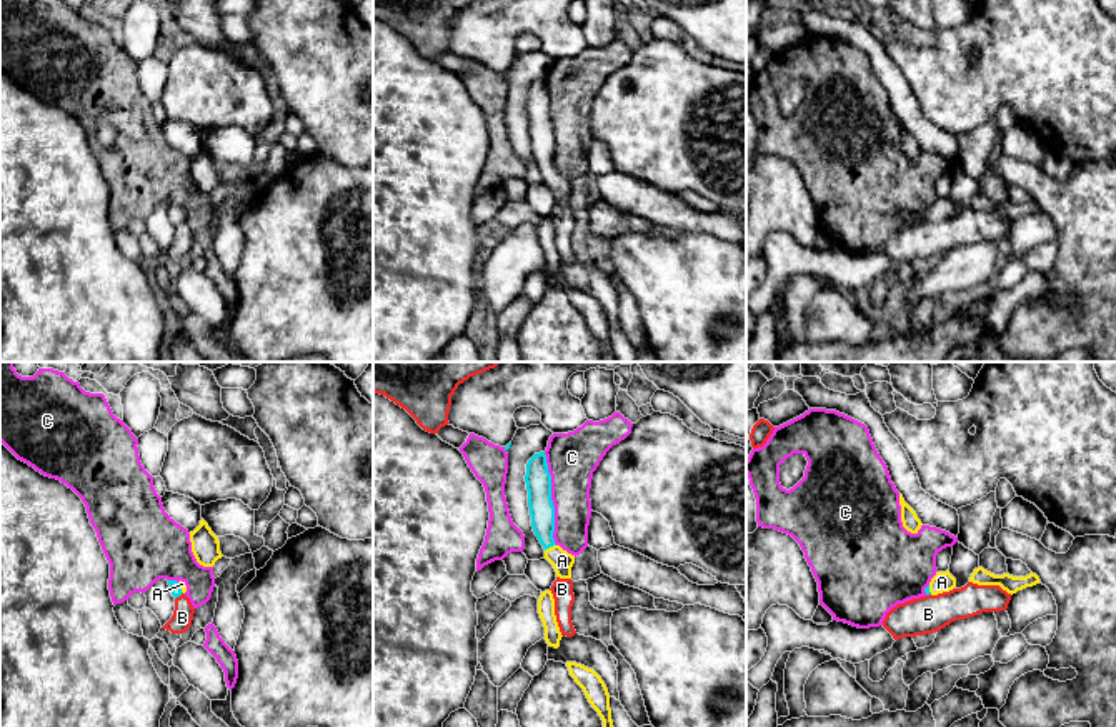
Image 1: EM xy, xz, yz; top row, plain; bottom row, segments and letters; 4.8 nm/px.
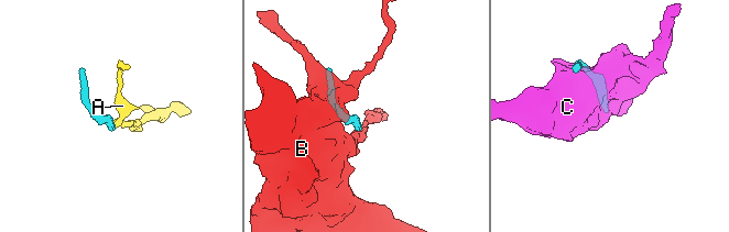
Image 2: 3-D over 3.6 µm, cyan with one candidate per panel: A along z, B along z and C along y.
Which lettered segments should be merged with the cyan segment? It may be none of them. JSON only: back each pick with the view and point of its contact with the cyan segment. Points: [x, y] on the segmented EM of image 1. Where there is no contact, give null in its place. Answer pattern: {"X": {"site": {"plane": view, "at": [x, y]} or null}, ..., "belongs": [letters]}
{"A": {"site": {"plane": "xz", "at": [550, 546]}}, "belongs": ["A"]}

